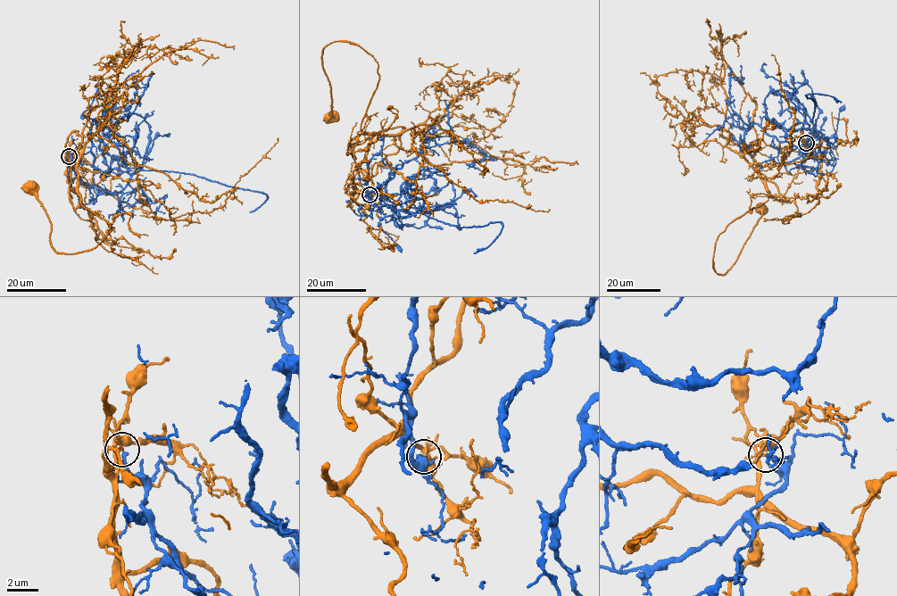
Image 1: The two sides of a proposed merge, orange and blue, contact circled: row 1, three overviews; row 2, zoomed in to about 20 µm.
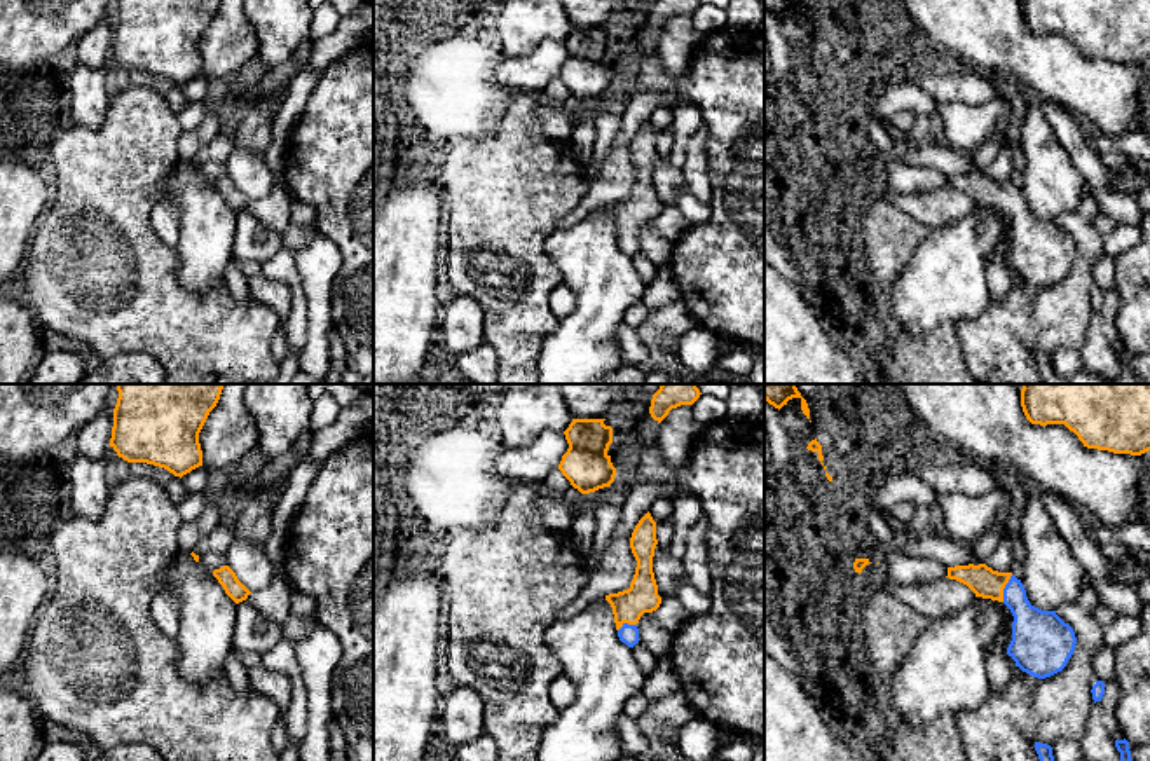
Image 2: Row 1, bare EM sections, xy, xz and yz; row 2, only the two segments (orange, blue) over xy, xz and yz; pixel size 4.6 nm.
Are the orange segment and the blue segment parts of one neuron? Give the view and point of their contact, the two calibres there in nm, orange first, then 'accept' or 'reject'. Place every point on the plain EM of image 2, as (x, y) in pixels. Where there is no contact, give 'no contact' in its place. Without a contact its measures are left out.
contact yz (1004, 196); calibres 140 and 200 nm; reject

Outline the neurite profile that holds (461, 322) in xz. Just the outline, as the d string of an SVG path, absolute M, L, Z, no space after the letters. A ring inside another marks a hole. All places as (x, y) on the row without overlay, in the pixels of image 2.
M454 295L452 302L440 311L438 326L452 358L483 342L483 311L469 295Z

